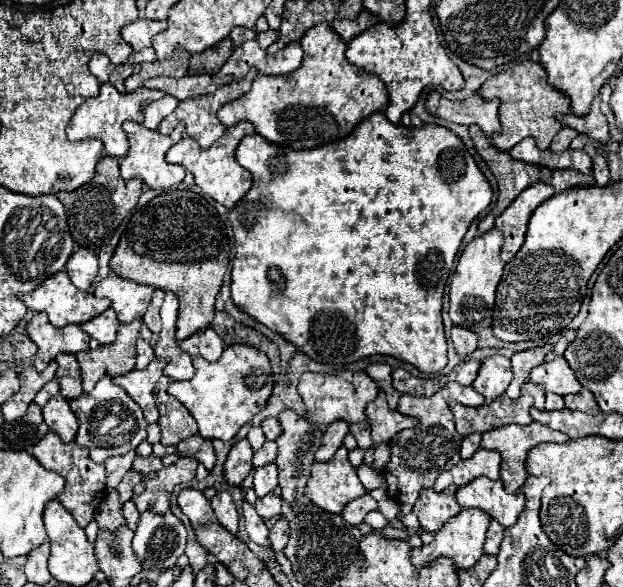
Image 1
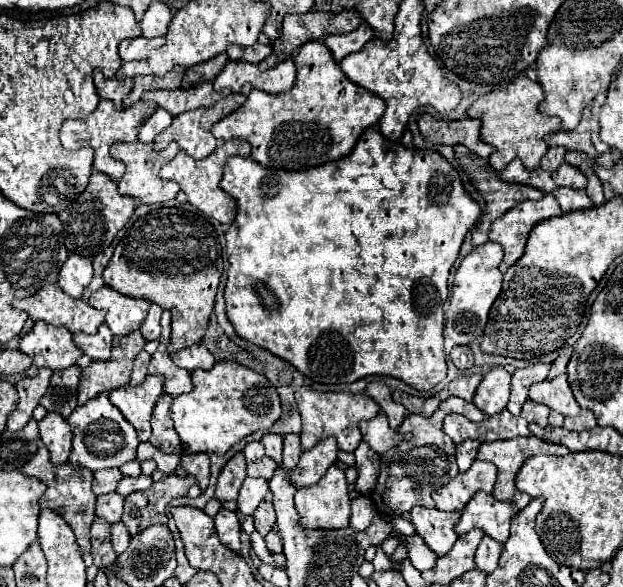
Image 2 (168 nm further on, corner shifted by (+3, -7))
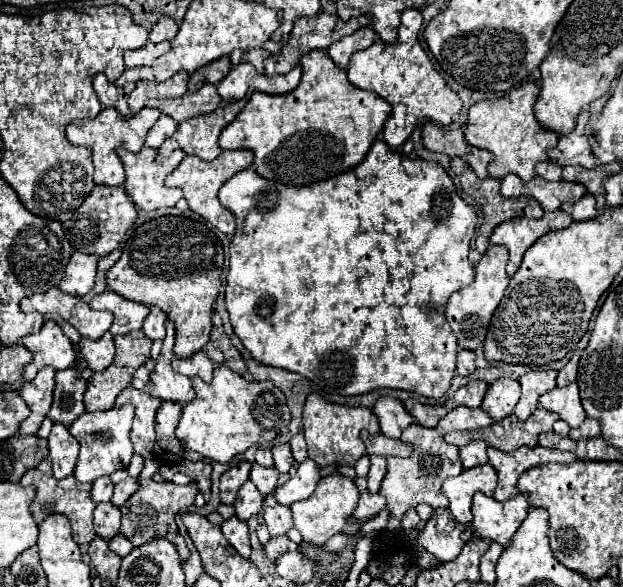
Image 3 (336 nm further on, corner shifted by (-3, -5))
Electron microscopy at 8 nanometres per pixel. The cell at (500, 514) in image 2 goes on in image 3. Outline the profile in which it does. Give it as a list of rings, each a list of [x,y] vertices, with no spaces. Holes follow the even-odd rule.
[[[478,492],[474,494],[472,514],[474,520],[468,526],[468,530],[462,534],[464,540],[482,536],[502,546],[508,546],[518,526],[526,518],[526,508],[522,508],[522,504],[518,504],[516,500],[498,502],[492,496],[484,496],[482,492]]]

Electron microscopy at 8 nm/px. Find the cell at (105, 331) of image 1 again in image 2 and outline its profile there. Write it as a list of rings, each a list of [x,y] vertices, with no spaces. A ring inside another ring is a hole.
[[[100,326],[96,334],[74,334],[74,344],[82,354],[86,354],[90,360],[108,360],[110,358],[110,342],[112,332],[108,326]]]

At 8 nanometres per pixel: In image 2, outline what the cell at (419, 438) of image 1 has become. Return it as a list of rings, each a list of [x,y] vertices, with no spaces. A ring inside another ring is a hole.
[[[446,398],[442,406],[434,412],[434,416],[406,416],[400,430],[408,430],[412,434],[410,450],[390,450],[380,456],[382,470],[376,482],[376,488],[372,490],[372,500],[380,514],[384,516],[402,516],[404,512],[412,510],[414,506],[434,508],[432,490],[446,484],[458,474],[456,458],[454,458],[454,442],[442,434],[442,420],[448,414],[462,414],[472,422],[482,422],[486,414],[478,410],[472,402],[462,402],[462,398]]]

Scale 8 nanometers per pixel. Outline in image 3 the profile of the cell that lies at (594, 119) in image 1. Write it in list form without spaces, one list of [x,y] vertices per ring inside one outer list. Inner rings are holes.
[[[584,110],[578,116],[578,124],[570,134],[560,136],[558,146],[552,148],[548,152],[550,160],[556,160],[560,166],[568,166],[568,164],[580,164],[584,168],[594,168],[598,164],[598,158],[594,156],[588,136],[584,134],[586,122],[590,118],[590,112]]]

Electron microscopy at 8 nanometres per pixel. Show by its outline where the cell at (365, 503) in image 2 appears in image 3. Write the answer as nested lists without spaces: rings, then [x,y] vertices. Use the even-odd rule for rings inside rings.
[[[364,492],[364,494],[360,494],[358,506],[356,506],[356,510],[354,510],[354,518],[356,518],[360,524],[364,524],[364,522],[370,520],[374,514],[378,514],[380,510],[384,510],[384,506],[386,506],[384,496]]]

